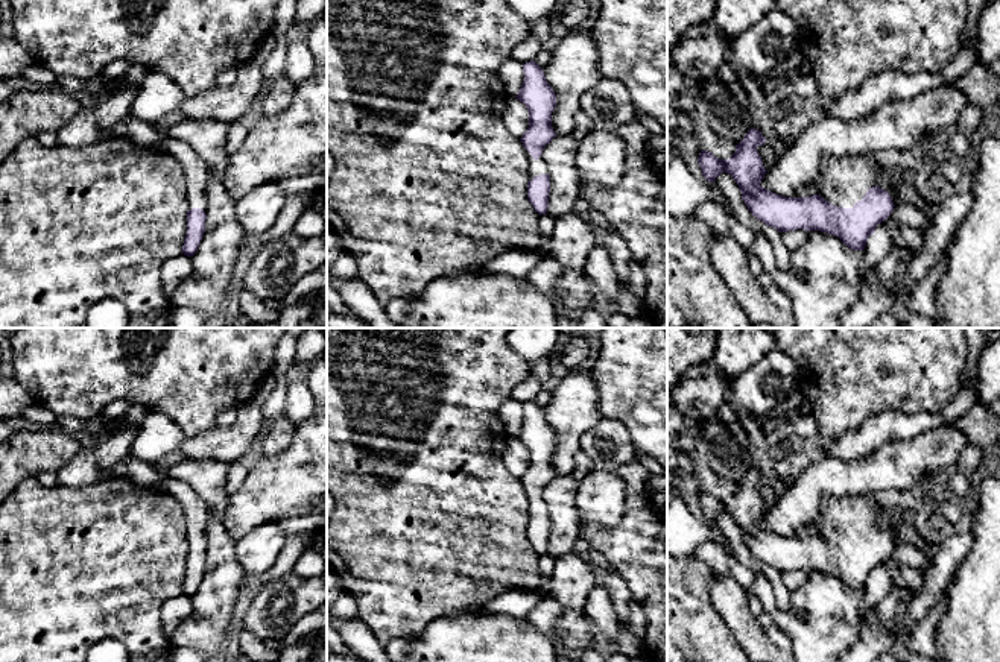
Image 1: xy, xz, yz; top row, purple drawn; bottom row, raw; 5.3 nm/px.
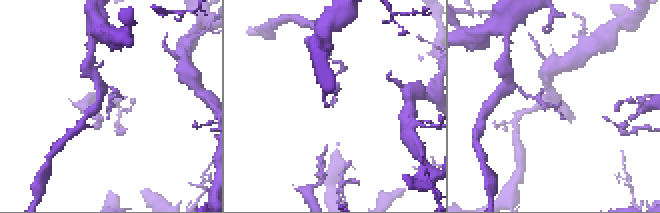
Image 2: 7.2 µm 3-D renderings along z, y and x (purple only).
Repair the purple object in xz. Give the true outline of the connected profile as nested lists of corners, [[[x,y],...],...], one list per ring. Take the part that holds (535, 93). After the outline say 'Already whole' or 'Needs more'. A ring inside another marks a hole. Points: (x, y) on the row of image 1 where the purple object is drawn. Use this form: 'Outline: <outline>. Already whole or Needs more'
Outline: [[[535,61],[523,64],[523,71],[523,85],[515,97],[529,109],[529,128],[520,140],[527,156],[527,197],[541,216],[547,213],[550,193],[549,167],[543,159],[543,150],[556,137],[552,128],[556,94]]]. Needs more

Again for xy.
Outline: [[[163,137],[160,150],[172,155],[185,175],[187,199],[187,234],[182,244],[182,254],[193,257],[205,232],[205,188],[208,182],[207,162],[184,141]]]. Needs more

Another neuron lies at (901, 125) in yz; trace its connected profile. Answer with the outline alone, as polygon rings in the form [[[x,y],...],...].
[[[947,84],[910,99],[881,103],[857,120],[825,115],[802,131],[760,185],[784,197],[799,197],[805,185],[819,182],[824,155],[919,150],[927,135],[945,135],[956,128],[967,105],[965,94]]]

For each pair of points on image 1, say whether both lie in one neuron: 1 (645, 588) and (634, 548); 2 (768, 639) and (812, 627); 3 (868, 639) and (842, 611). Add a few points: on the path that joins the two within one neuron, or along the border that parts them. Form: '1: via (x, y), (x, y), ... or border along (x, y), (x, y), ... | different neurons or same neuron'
1: via (645, 579), (639, 557) | same neuron
2: border along (774, 621), (792, 646) | different neurons
3: border along (860, 624), (860, 633), (851, 646) | different neurons

